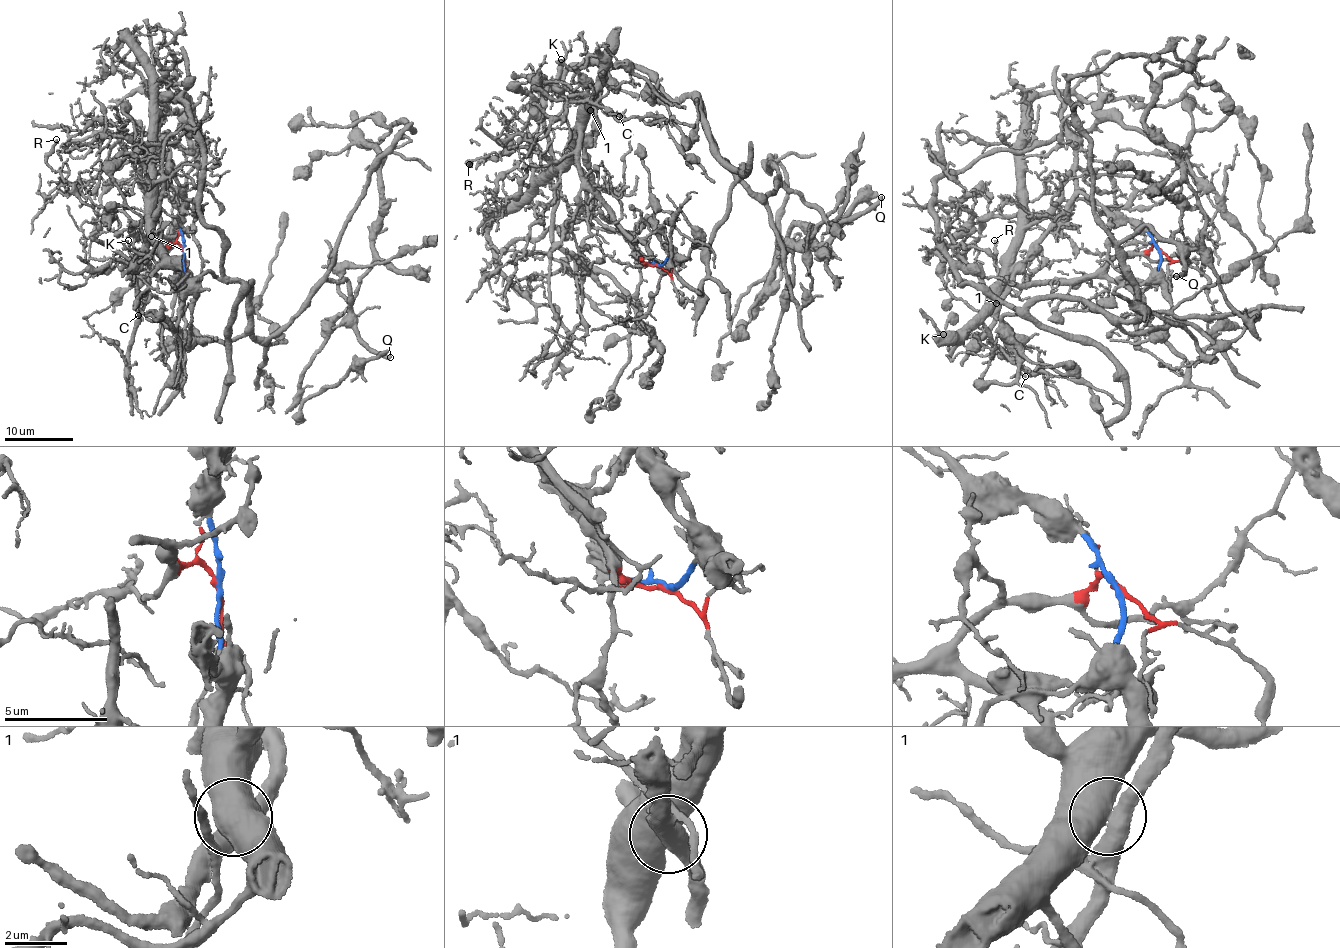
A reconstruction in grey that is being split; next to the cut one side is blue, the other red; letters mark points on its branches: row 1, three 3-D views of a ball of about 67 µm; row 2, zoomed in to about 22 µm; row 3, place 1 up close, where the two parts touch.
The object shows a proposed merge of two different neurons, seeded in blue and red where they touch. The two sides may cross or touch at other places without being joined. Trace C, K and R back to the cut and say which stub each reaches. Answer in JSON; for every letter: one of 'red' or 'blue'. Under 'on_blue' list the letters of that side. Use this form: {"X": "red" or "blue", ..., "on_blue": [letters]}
{"C": "red", "K": "red", "R": "red", "on_blue": []}

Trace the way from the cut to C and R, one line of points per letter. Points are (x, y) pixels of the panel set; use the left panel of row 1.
C: (184, 251), (166, 235), (147, 239), (133, 225), (146, 218), (157, 251), (134, 271), (138, 315)
R: (184, 251), (166, 235), (142, 237), (127, 215), (107, 210), (94, 213), (47, 162), (47, 153), (57, 140)

